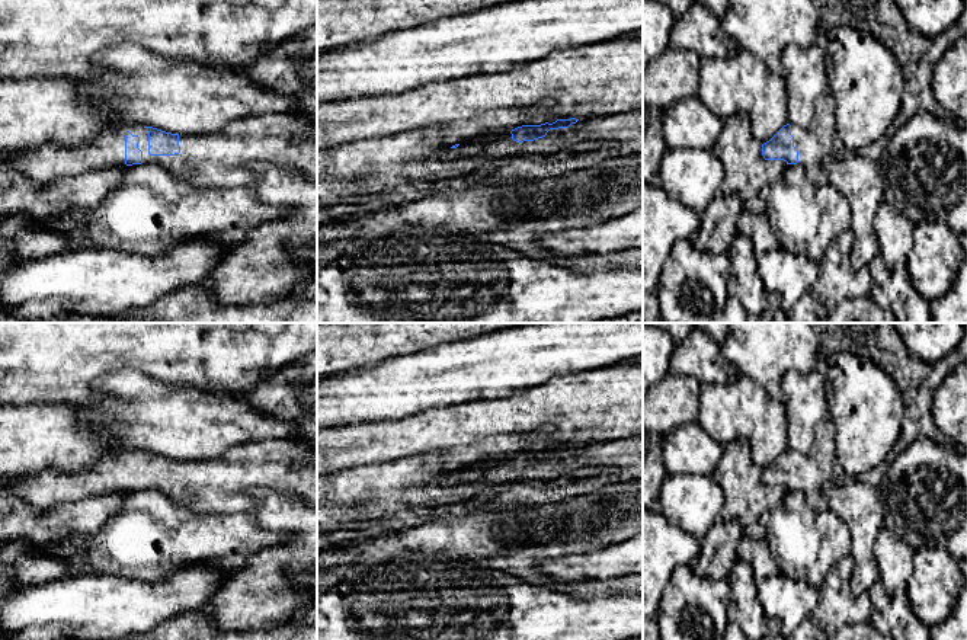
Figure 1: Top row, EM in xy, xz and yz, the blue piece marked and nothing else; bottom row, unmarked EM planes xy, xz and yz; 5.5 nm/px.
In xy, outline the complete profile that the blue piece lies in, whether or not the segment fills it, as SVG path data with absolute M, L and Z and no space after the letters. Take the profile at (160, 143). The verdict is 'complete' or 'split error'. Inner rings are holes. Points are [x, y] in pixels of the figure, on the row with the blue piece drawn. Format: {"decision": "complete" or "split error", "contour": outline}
{"decision": "split error", "contour": "M265 113L196 135L115 124L79 145L45 144L29 151L0 153L0 159L10 159L38 182L121 164L156 163L192 186L254 188L260 176L249 169L254 161L289 166L317 180L317 121Z"}

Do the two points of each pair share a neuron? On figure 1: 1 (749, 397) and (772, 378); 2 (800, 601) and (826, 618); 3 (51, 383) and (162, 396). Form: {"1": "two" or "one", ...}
{"1": "two", "2": "two", "3": "two"}

